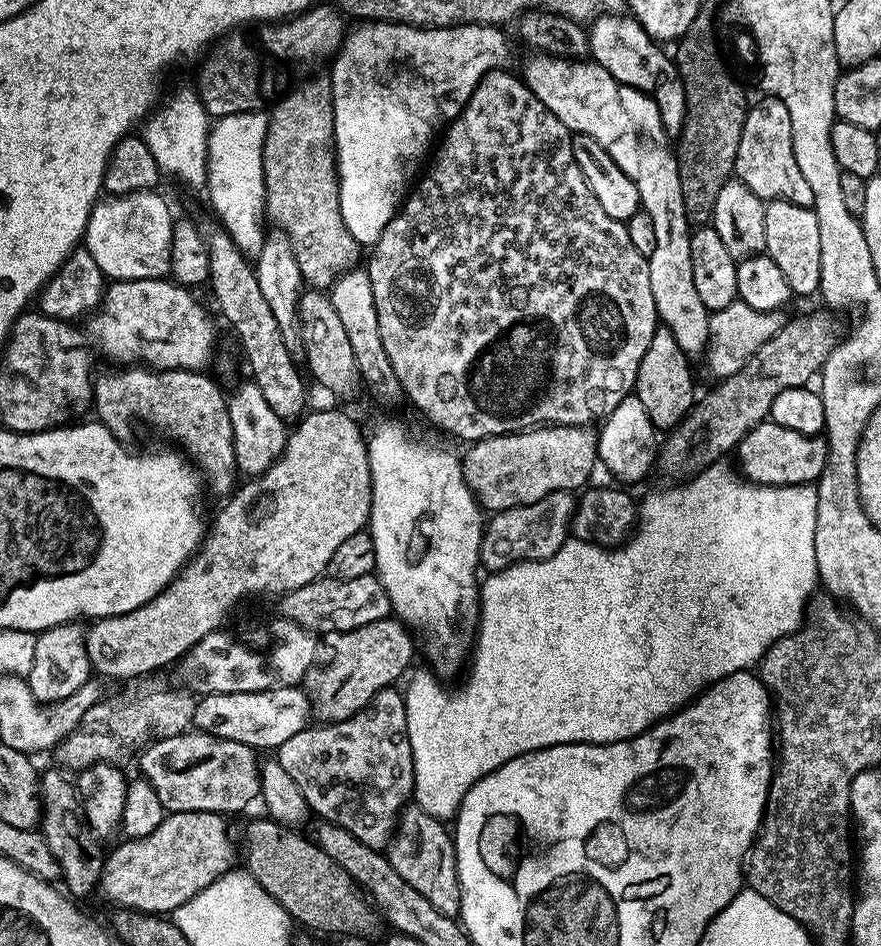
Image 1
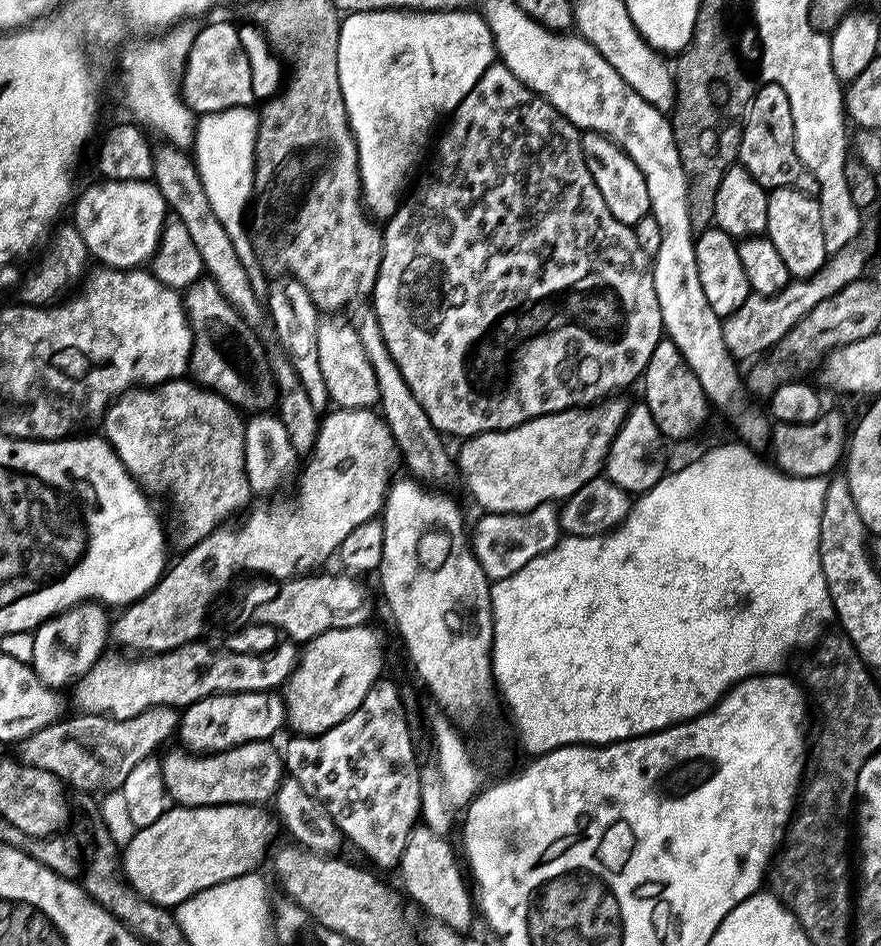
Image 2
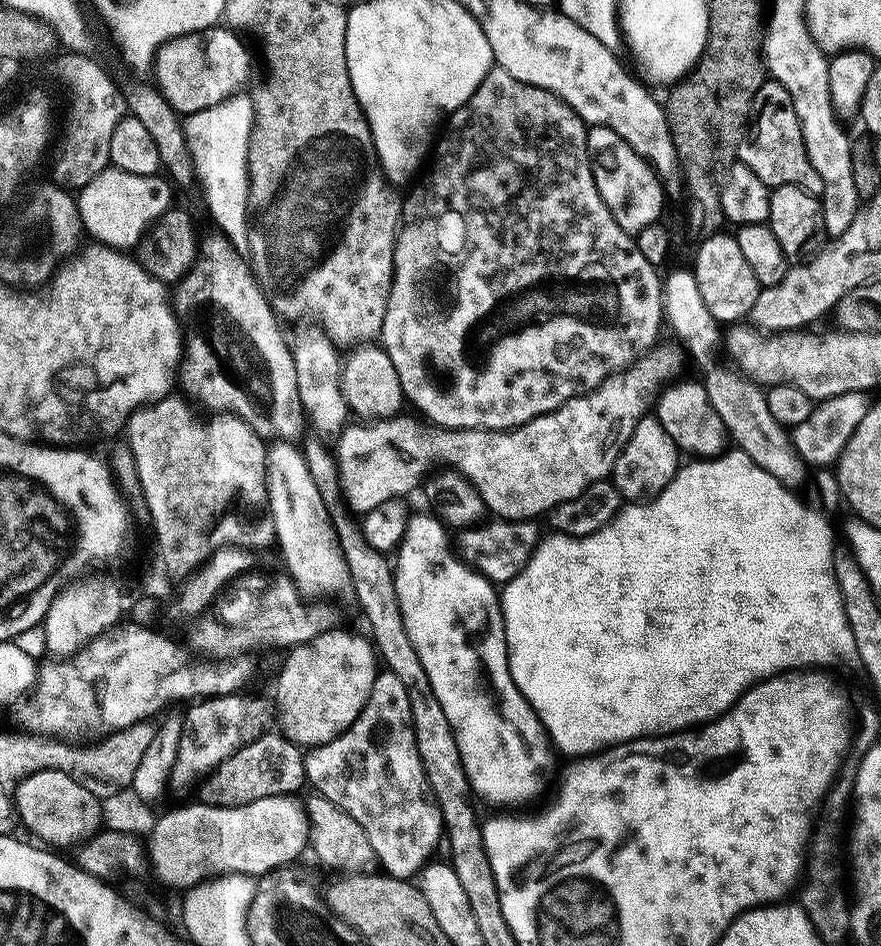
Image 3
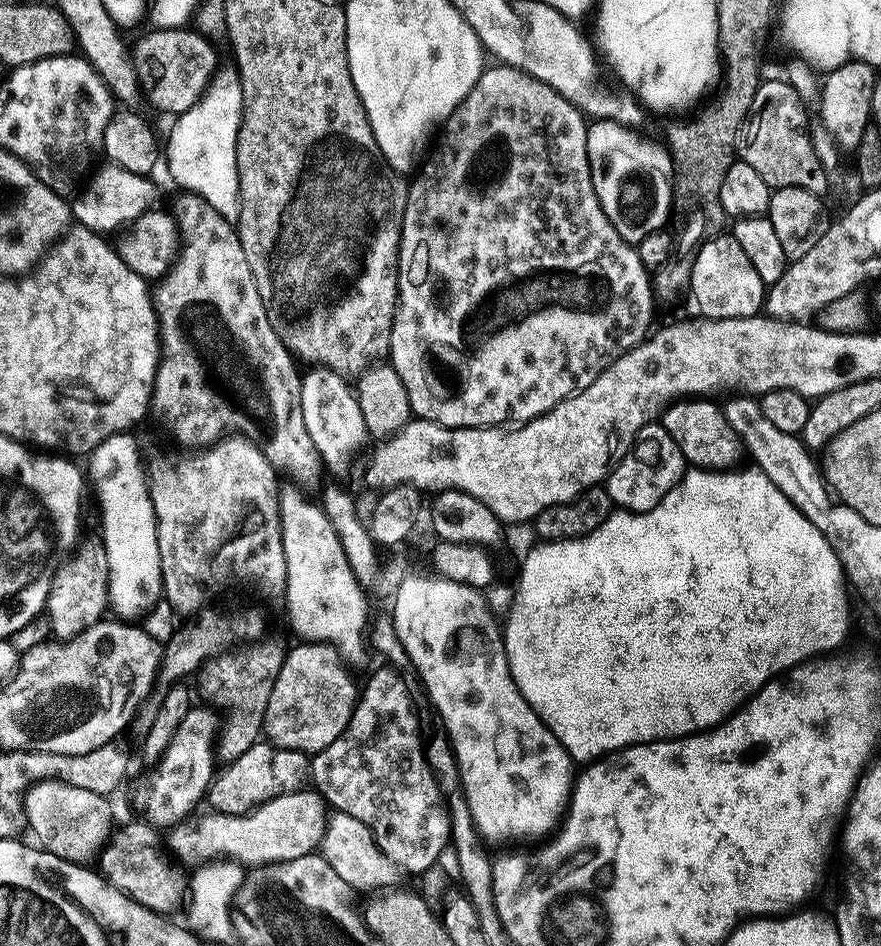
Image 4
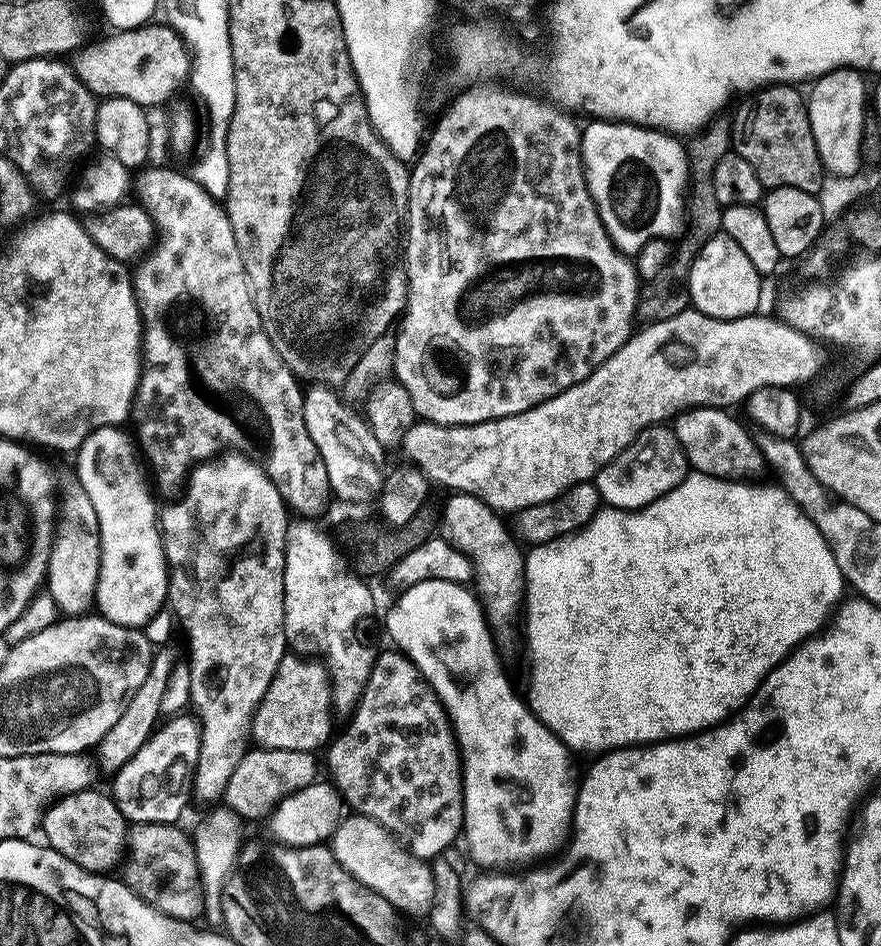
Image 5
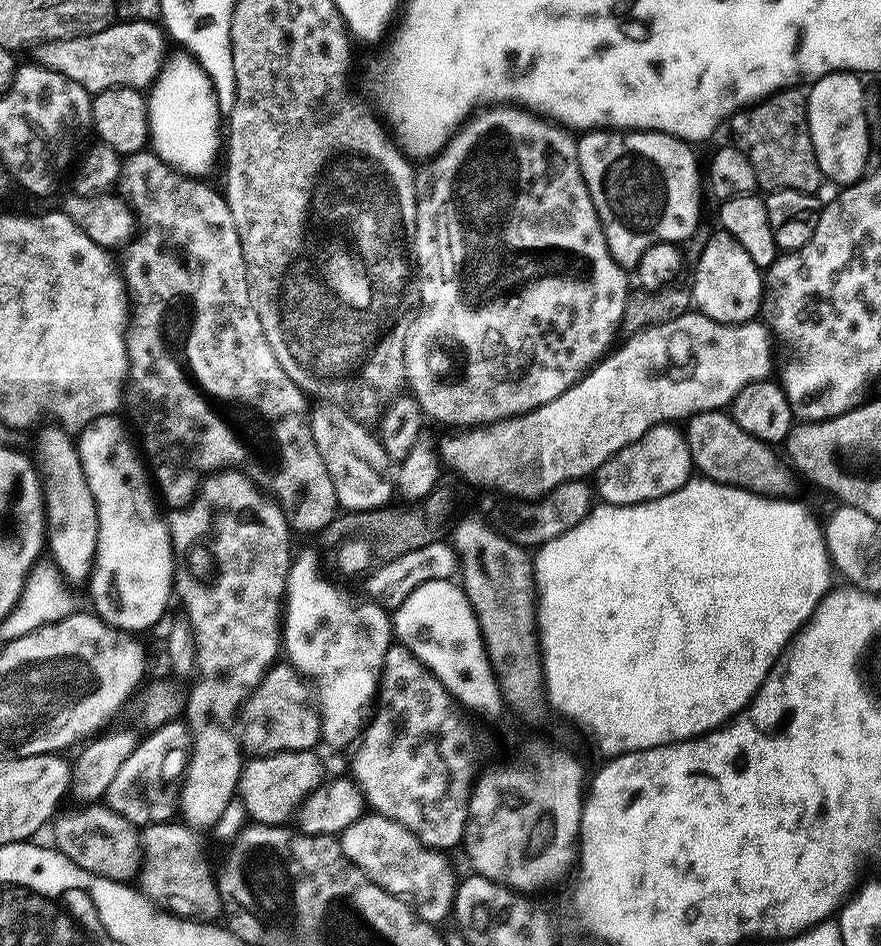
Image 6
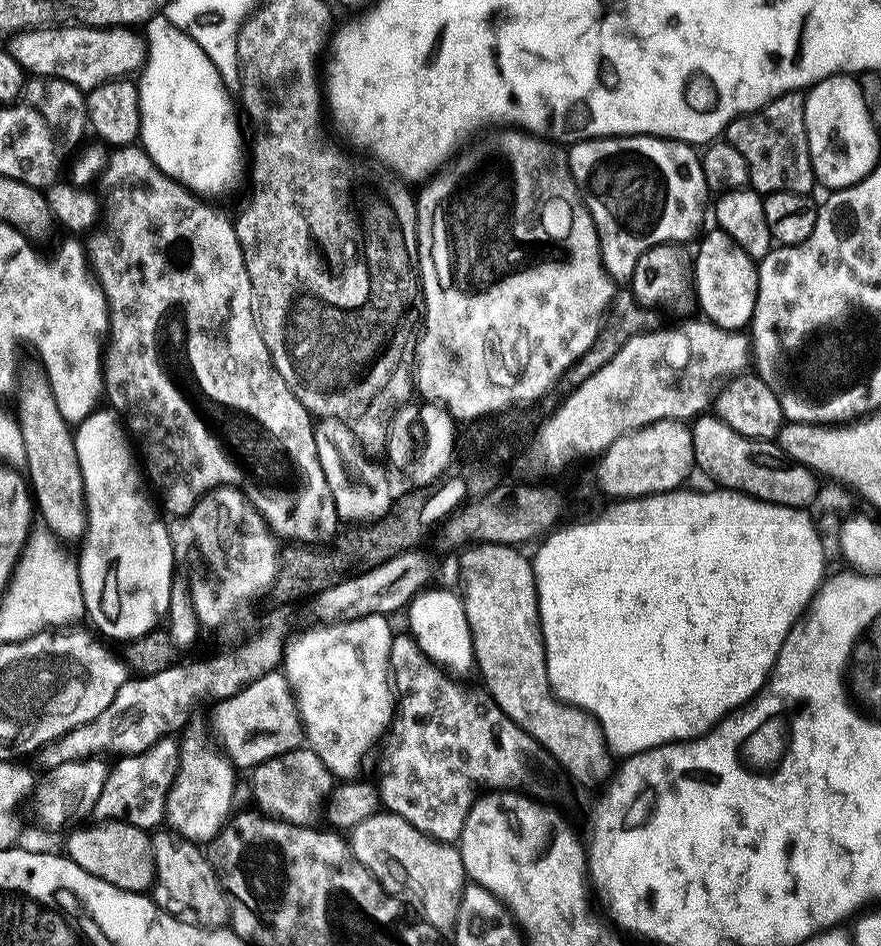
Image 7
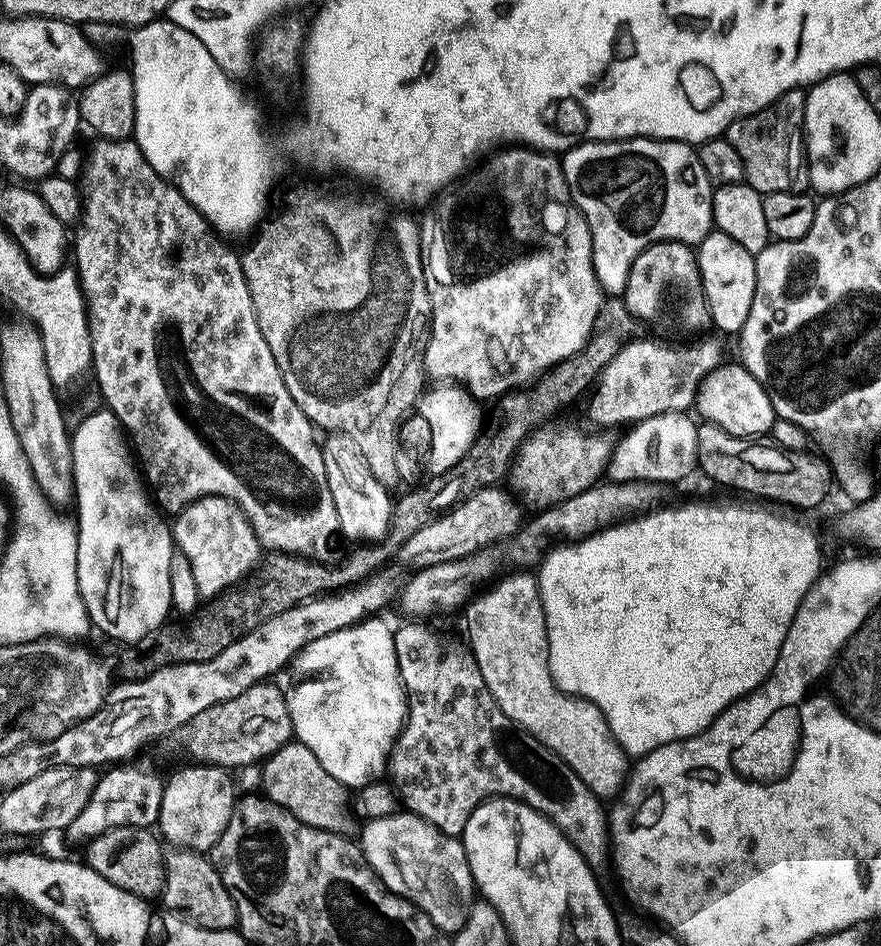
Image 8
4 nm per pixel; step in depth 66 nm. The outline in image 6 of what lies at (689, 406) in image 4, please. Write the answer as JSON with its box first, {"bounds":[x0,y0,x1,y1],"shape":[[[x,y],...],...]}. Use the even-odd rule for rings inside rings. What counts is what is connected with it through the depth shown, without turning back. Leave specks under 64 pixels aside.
{"bounds":[687,411,792,498],"shape":[[[727,411],[698,412],[687,421],[688,449],[695,471],[715,484],[728,484],[731,488],[745,488],[760,496],[784,498],[792,488],[789,467],[776,458],[773,445],[751,436]]]}

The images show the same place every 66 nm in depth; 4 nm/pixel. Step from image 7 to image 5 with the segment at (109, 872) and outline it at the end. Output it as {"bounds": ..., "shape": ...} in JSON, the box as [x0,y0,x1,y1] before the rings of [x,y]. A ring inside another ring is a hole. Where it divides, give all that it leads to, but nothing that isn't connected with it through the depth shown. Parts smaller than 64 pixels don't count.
{"bounds":[42,790,129,873],"shape":[[[97,790],[71,792],[61,795],[48,809],[42,812],[43,839],[47,847],[62,854],[70,862],[86,872],[107,873],[108,866],[123,853],[124,841],[128,835],[129,825],[120,813],[111,795],[104,796]]]}

